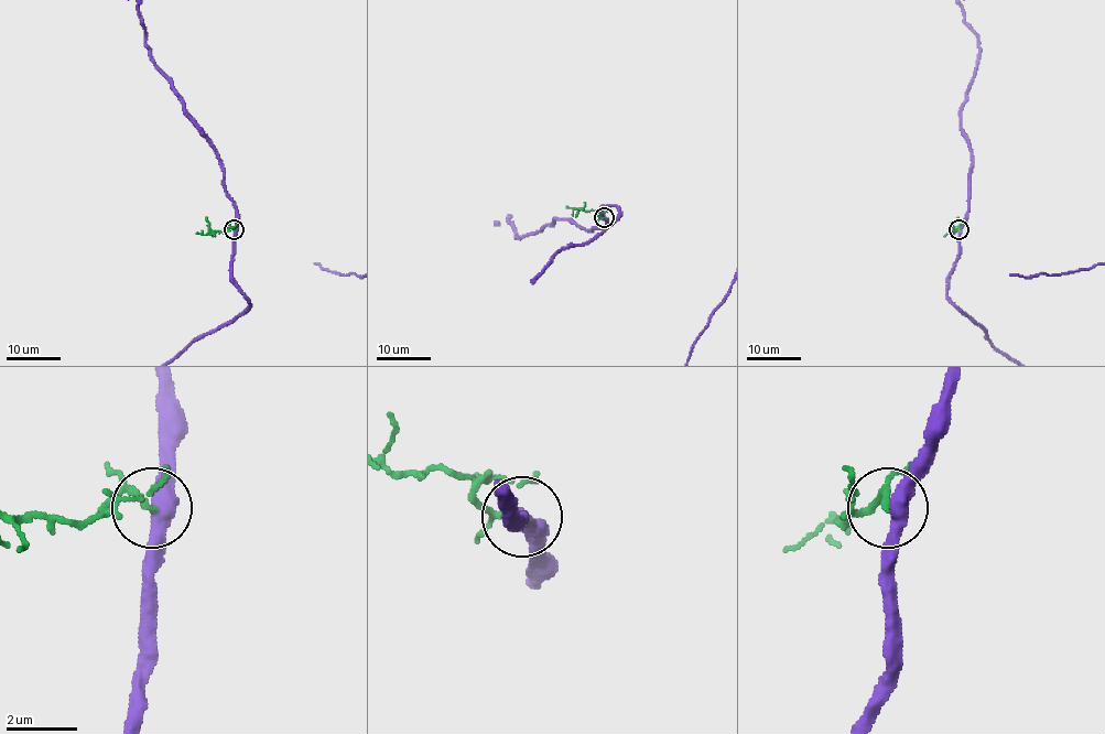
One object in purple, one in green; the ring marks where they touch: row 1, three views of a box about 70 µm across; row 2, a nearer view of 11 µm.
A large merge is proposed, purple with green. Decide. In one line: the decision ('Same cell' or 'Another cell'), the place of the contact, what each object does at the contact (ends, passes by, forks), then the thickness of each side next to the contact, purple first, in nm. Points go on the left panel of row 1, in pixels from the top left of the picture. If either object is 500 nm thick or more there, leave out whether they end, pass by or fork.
Another cell. Place: (234, 229). At the ring purple passes by. At the ring green passes by. Thickness 440 nm (purple) against 130 nm

